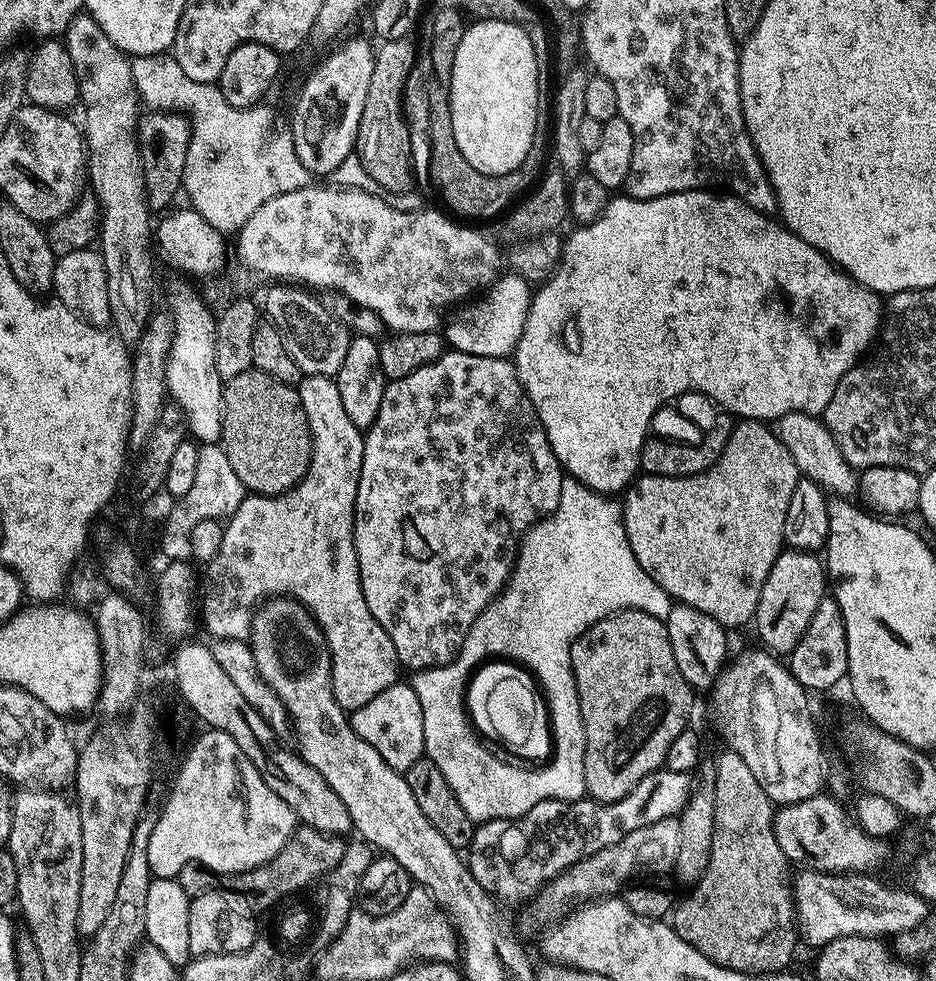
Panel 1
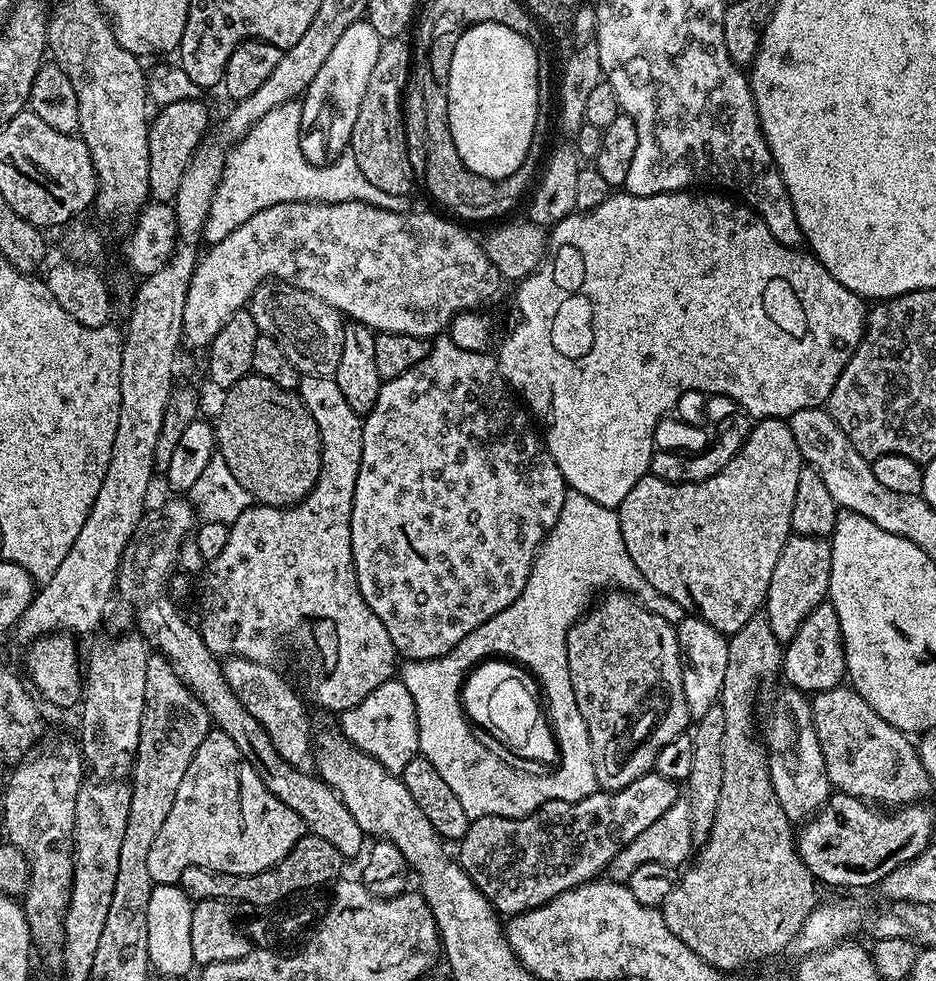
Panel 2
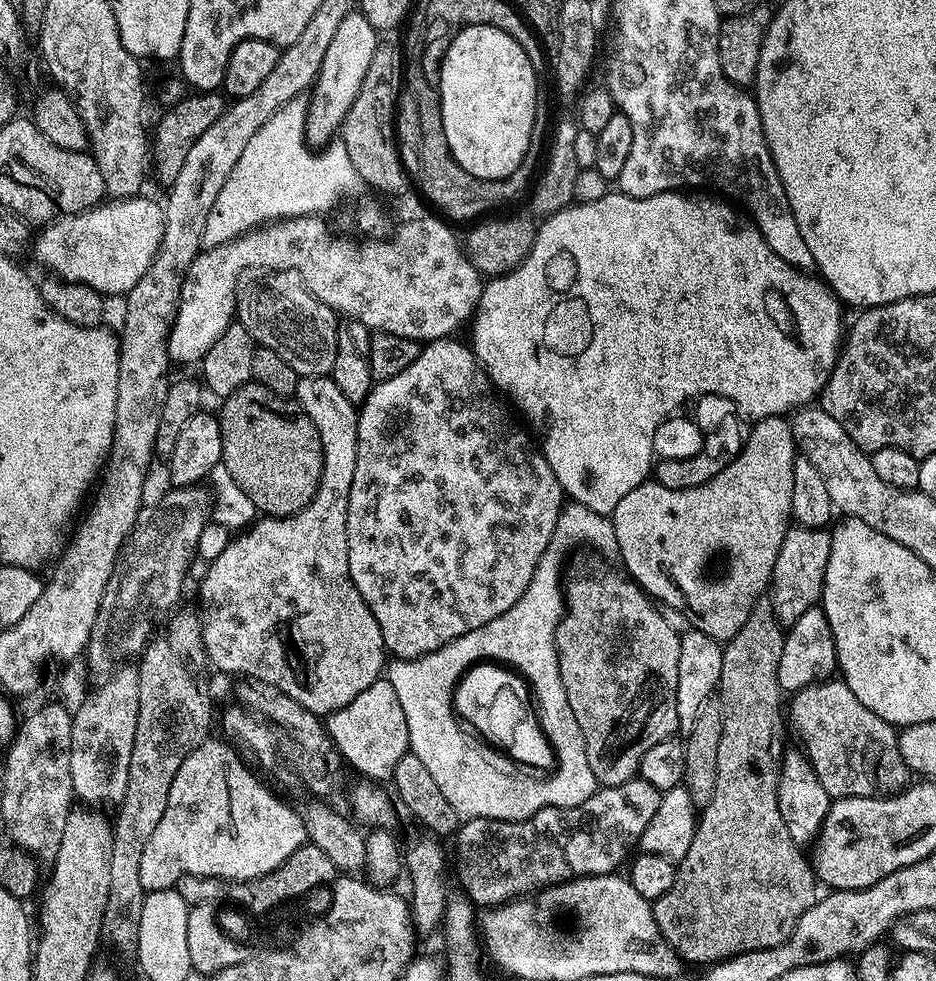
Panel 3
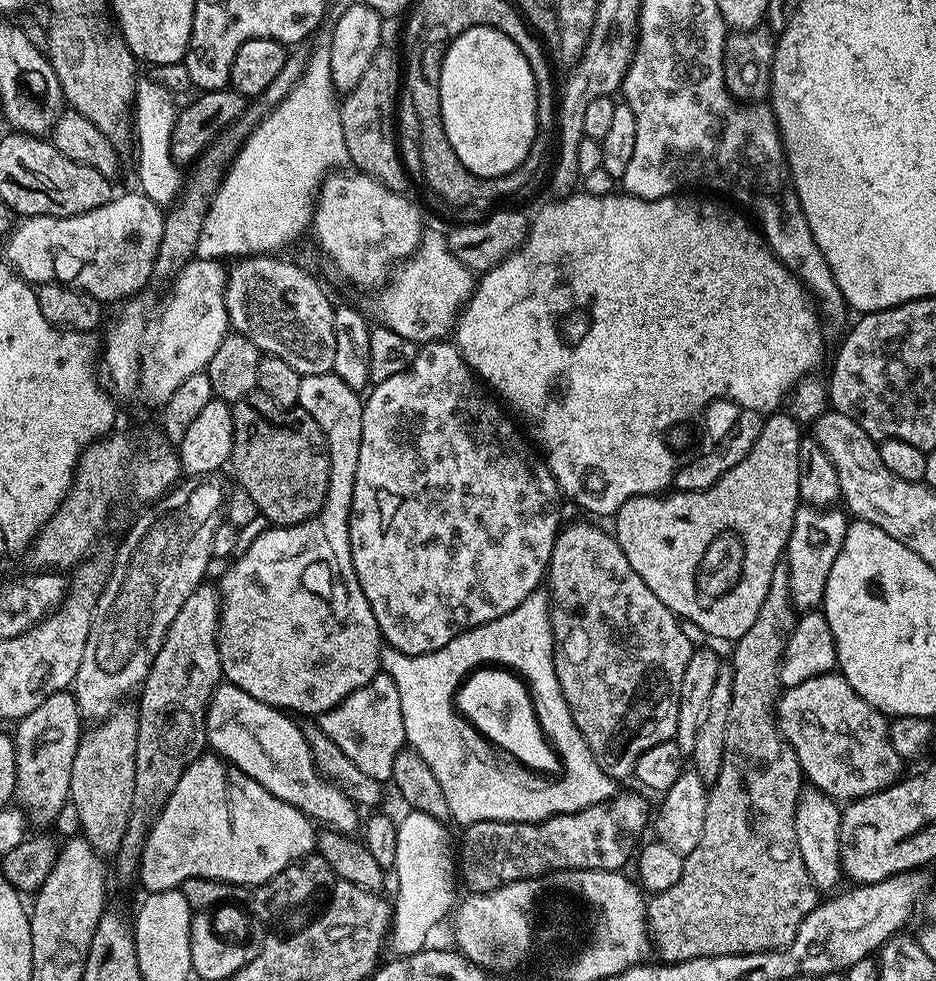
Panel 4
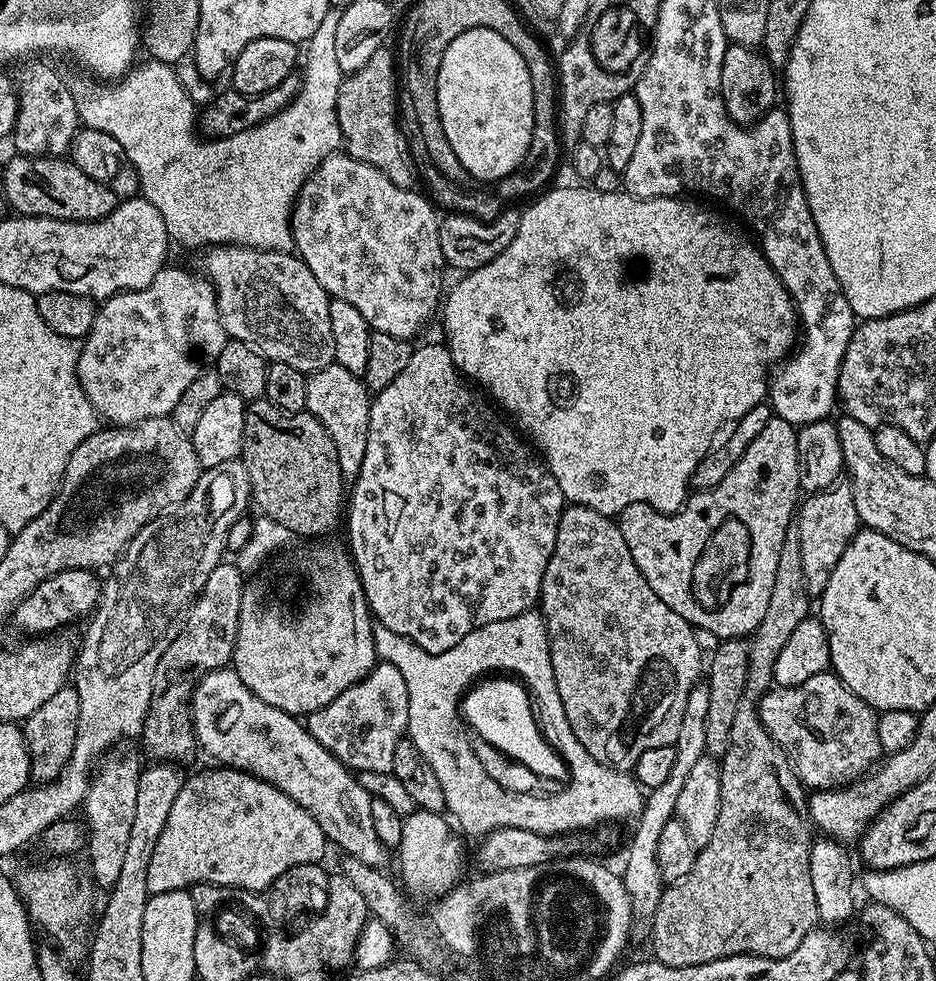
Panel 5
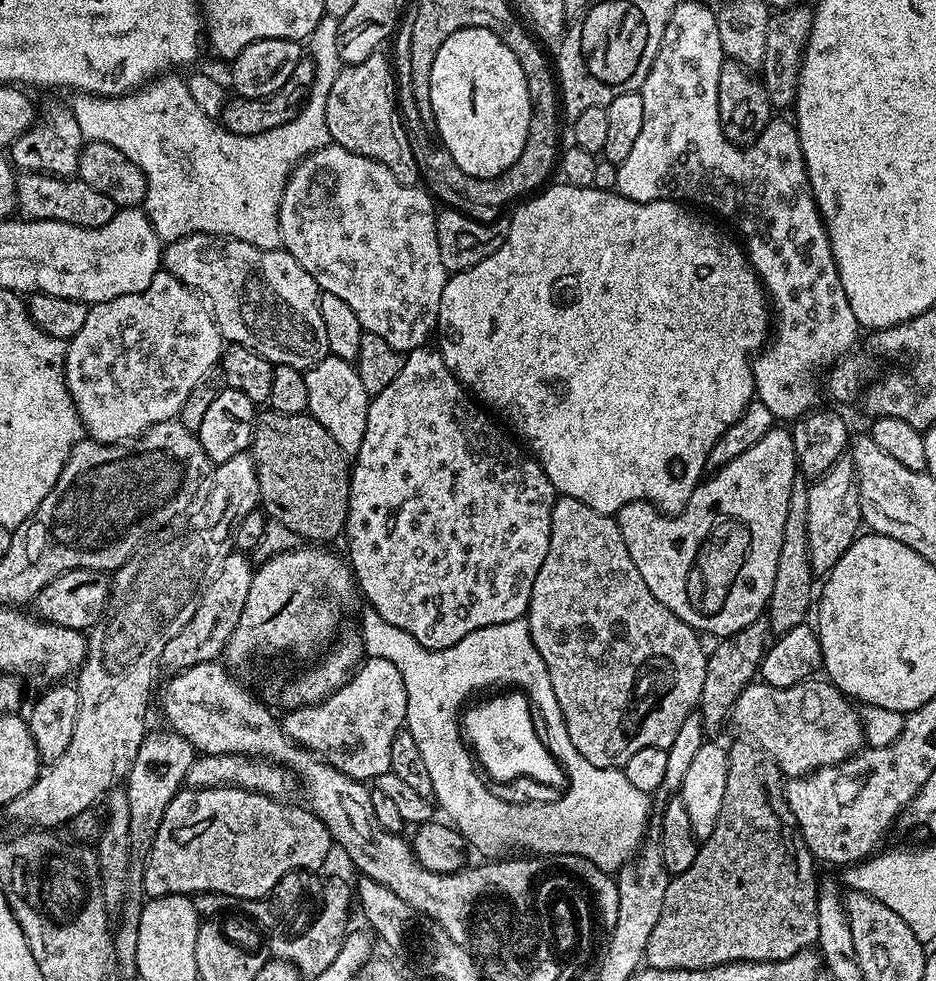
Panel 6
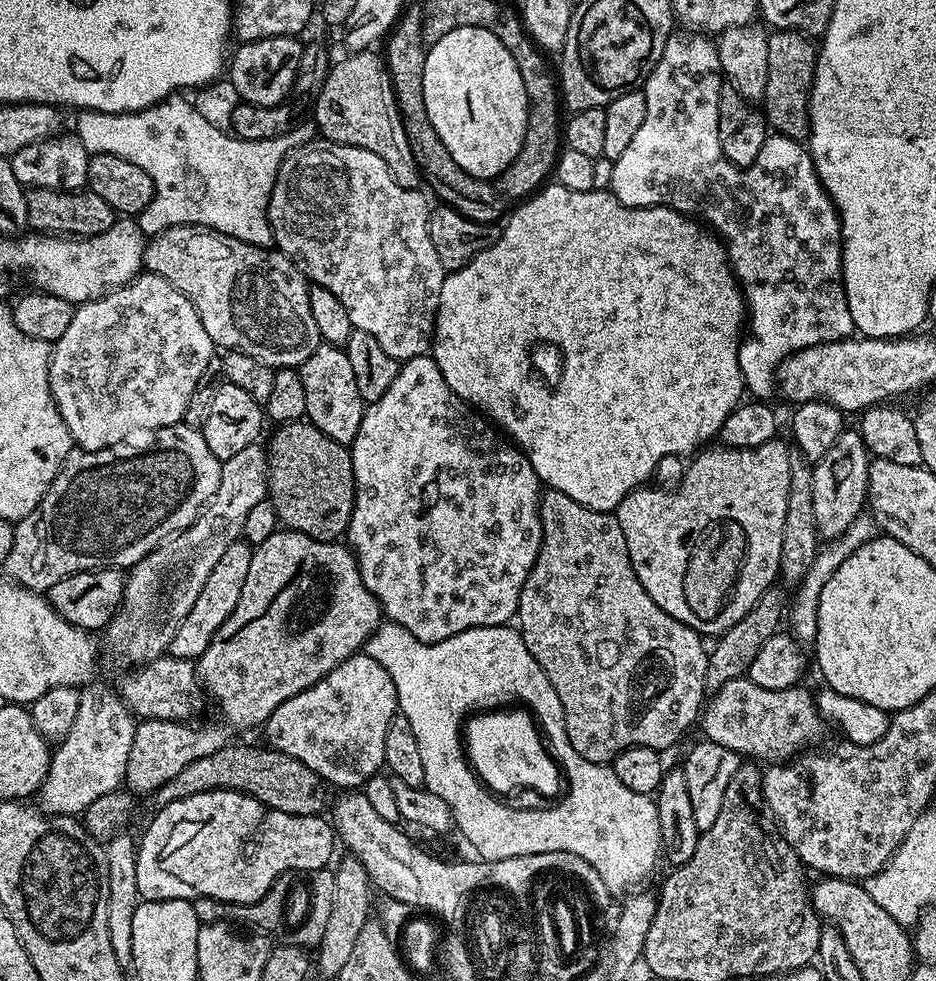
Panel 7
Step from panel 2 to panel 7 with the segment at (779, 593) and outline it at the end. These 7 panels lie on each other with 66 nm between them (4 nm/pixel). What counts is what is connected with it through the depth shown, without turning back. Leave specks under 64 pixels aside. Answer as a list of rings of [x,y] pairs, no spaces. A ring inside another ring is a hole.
[[[848,428],[812,469],[814,522],[825,541],[837,540],[865,509],[868,493],[870,453],[859,431]]]

